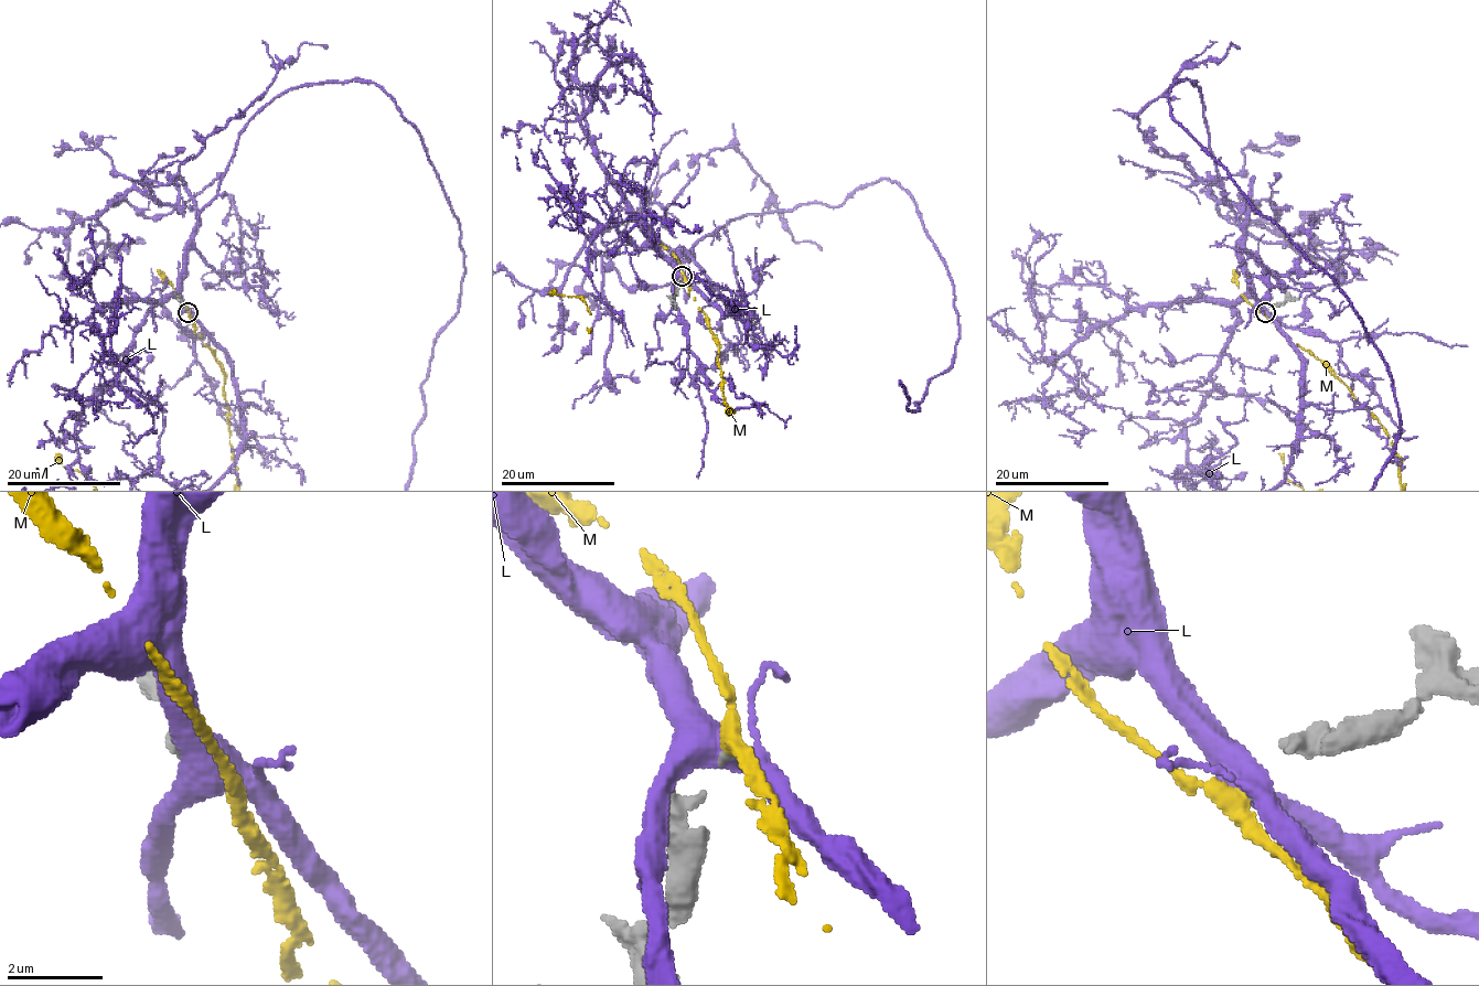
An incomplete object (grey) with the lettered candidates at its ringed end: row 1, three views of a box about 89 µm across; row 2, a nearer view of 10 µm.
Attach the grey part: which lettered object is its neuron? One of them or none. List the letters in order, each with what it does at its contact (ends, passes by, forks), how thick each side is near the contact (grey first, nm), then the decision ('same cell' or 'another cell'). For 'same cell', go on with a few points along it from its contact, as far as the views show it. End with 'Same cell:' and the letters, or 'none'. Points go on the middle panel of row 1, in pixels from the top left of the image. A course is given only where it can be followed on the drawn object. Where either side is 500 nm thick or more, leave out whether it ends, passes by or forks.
L: it forks there; 80 nm thick on the grey side, 480 nm on the other; another cell
M: it passes by; 80 nm thick on the grey side, 320 nm on the other; same cell
Same cell: M

